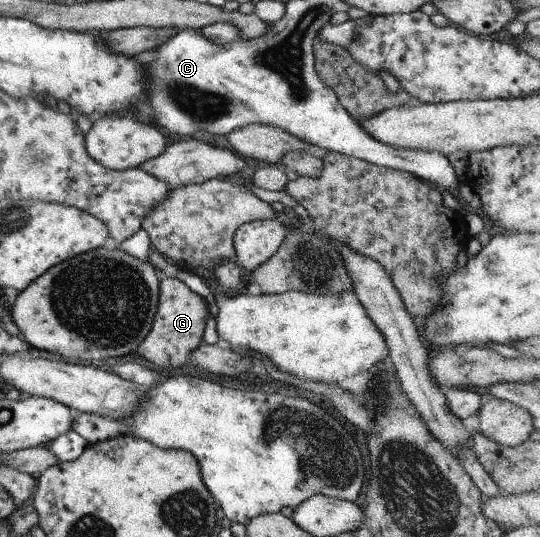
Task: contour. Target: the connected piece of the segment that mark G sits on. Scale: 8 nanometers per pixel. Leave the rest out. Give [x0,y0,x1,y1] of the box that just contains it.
[137,276,209,370]

